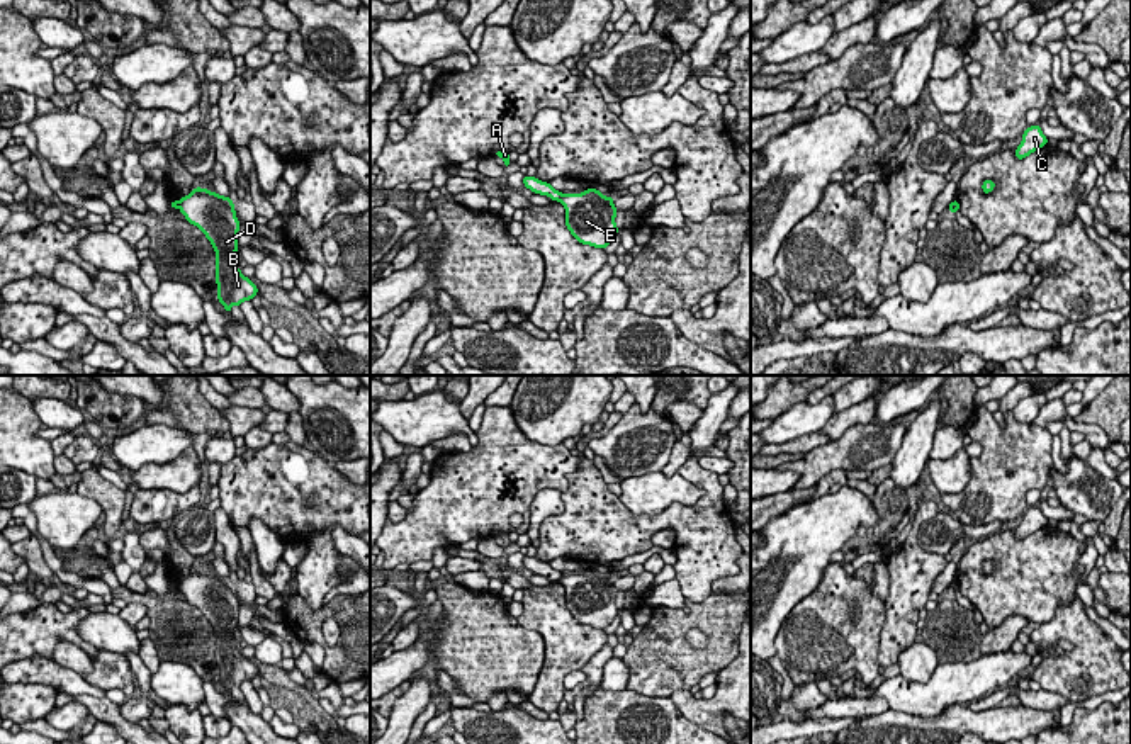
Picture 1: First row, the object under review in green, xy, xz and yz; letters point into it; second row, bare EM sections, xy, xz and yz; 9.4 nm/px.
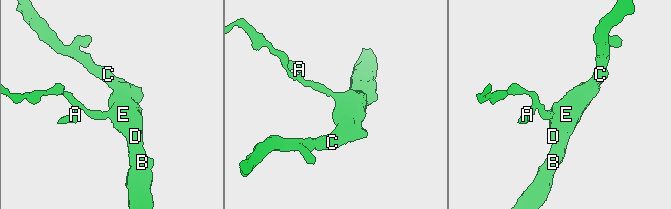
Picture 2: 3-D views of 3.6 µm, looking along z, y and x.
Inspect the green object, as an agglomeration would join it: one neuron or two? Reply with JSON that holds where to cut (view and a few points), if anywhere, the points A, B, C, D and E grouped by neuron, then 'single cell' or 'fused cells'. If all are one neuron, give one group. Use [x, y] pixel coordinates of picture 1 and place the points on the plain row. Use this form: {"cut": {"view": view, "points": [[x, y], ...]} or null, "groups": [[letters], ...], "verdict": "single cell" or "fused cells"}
{"cut": {"view": "xz", "points": [[564, 574], [559, 581]]}, "groups": [["A"], ["B", "C", "D", "E"]], "verdict": "fused cells"}

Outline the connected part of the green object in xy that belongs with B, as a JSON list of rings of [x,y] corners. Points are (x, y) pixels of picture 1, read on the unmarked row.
[[[195,567],[178,583],[185,600],[205,615],[216,632],[217,681],[226,693],[231,693],[234,685],[251,681],[258,668],[236,647],[239,601],[229,576]]]

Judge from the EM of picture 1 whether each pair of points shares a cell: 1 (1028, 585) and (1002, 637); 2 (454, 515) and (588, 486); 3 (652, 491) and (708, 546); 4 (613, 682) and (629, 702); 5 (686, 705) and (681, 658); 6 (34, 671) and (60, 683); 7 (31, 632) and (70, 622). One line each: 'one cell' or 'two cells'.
1: two cells
2: two cells
3: two cells
4: two cells
5: two cells
6: one cell
7: one cell

